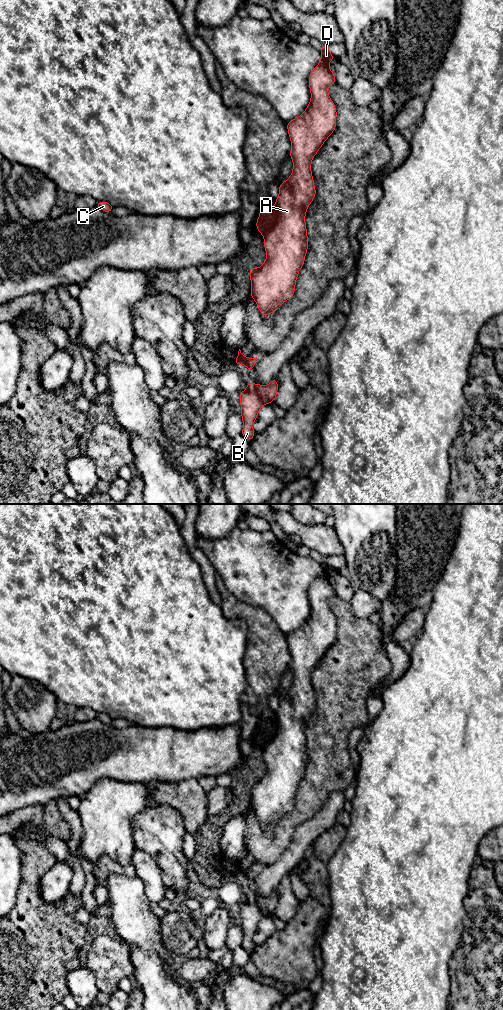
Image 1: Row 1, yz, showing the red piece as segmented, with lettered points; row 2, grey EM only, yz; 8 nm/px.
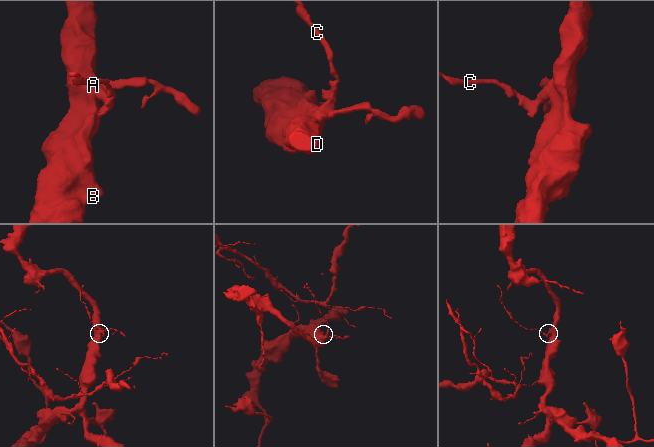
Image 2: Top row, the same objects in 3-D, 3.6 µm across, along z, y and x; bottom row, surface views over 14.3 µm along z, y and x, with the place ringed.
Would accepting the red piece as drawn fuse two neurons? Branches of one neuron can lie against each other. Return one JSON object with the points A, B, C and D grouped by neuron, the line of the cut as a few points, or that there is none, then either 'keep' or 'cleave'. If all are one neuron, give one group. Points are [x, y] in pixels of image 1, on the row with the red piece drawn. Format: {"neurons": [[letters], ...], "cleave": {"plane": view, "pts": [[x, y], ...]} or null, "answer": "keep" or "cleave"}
{"neurons": [["A", "B", "D"], ["C"]], "cleave": {"plane": "yz", "pts": [[274, 209], [272, 222], [262, 234]]}, "answer": "cleave"}

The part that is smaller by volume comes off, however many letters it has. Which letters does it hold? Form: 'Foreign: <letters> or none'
Foreign: C

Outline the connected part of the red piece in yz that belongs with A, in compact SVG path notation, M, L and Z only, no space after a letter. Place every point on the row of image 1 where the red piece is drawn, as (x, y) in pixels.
M323 44L320 49L321 60L309 75L311 98L308 107L300 116L286 123L292 146L289 155L293 161L293 170L290 177L279 184L279 196L275 200L273 221L262 234L266 260L261 267L252 267L249 270L252 283L250 296L263 316L276 312L285 301L294 296L296 280L308 250L305 215L307 207L316 196L311 163L324 142L336 129L337 110L328 93L328 87L336 84L335 75L329 68L329 62L336 59L329 52L330 47L331 45Z

